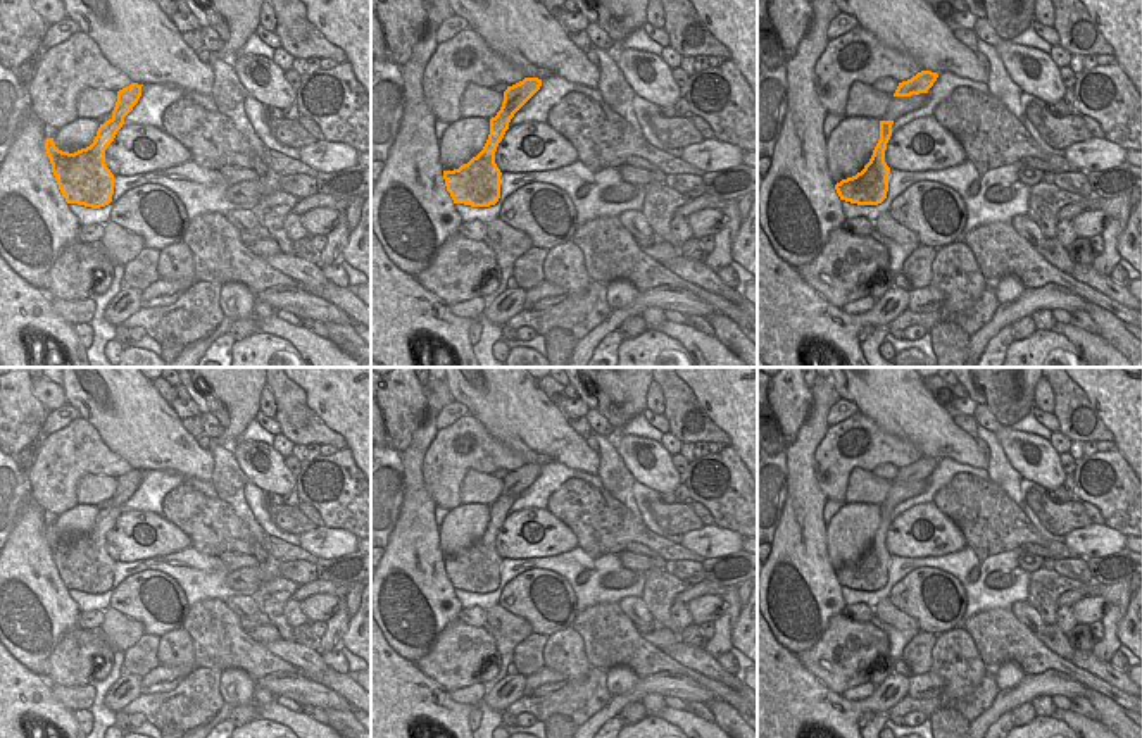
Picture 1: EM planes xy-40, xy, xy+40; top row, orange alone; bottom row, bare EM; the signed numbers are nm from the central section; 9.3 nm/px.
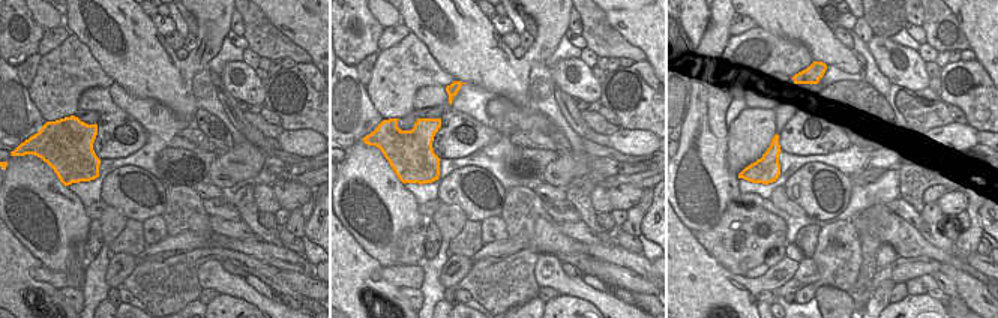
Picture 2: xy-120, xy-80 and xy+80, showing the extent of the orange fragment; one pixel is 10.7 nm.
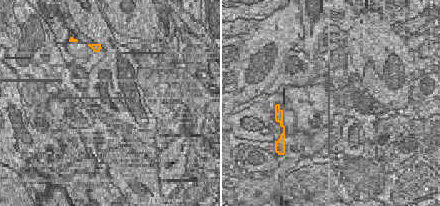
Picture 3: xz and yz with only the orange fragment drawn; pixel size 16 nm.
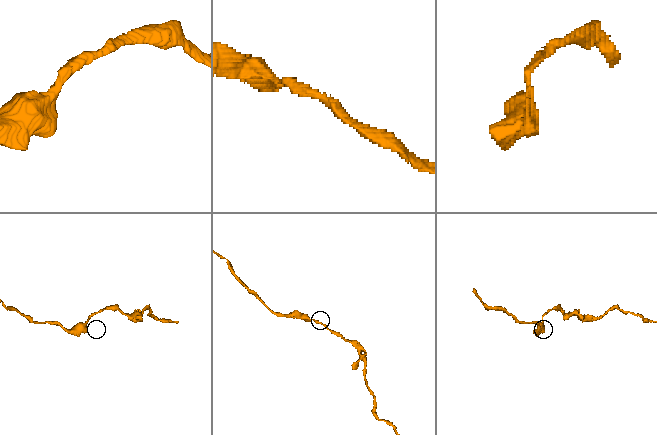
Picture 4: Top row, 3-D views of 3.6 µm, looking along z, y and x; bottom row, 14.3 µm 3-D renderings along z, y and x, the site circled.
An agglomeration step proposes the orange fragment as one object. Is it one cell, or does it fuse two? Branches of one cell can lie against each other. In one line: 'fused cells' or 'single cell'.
fused cells

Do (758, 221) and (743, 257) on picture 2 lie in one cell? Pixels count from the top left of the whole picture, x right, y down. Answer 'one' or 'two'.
one

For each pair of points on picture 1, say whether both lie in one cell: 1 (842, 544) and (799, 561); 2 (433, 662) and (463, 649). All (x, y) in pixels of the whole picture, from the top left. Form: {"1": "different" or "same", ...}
{"1": "different", "2": "same"}

